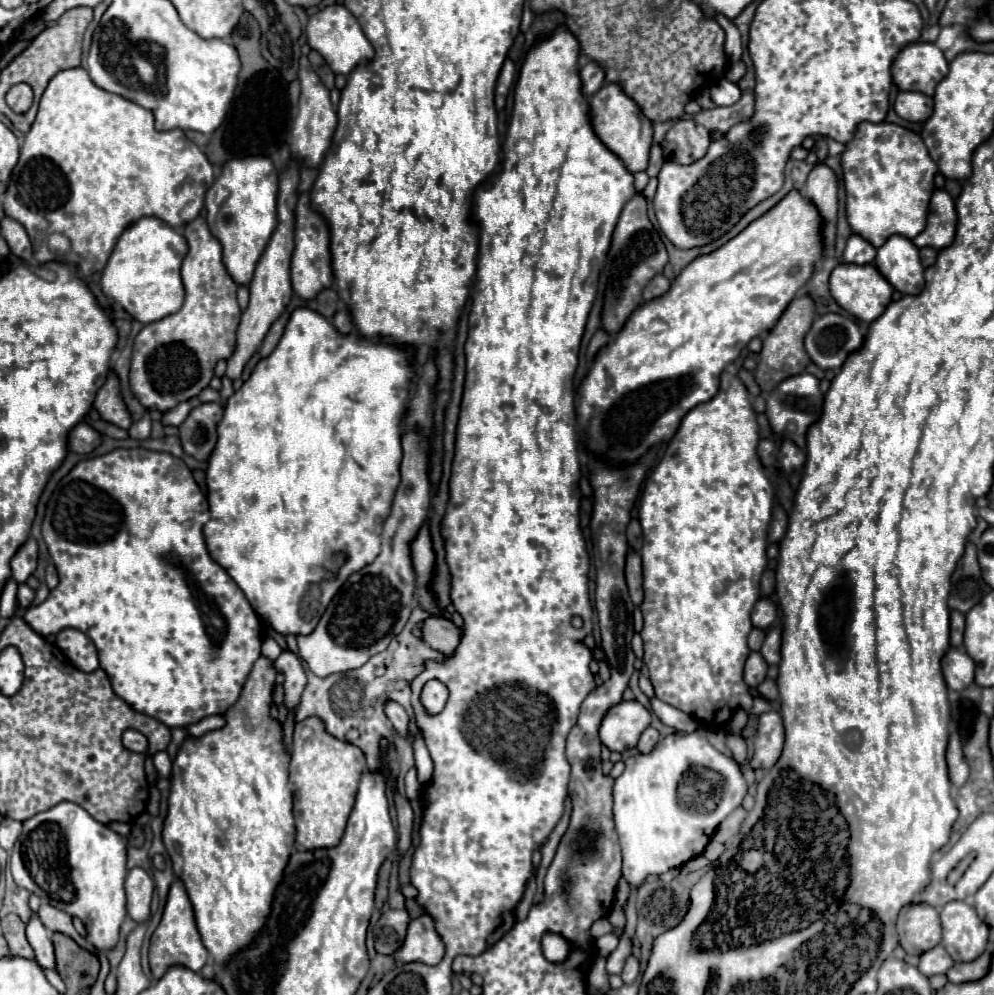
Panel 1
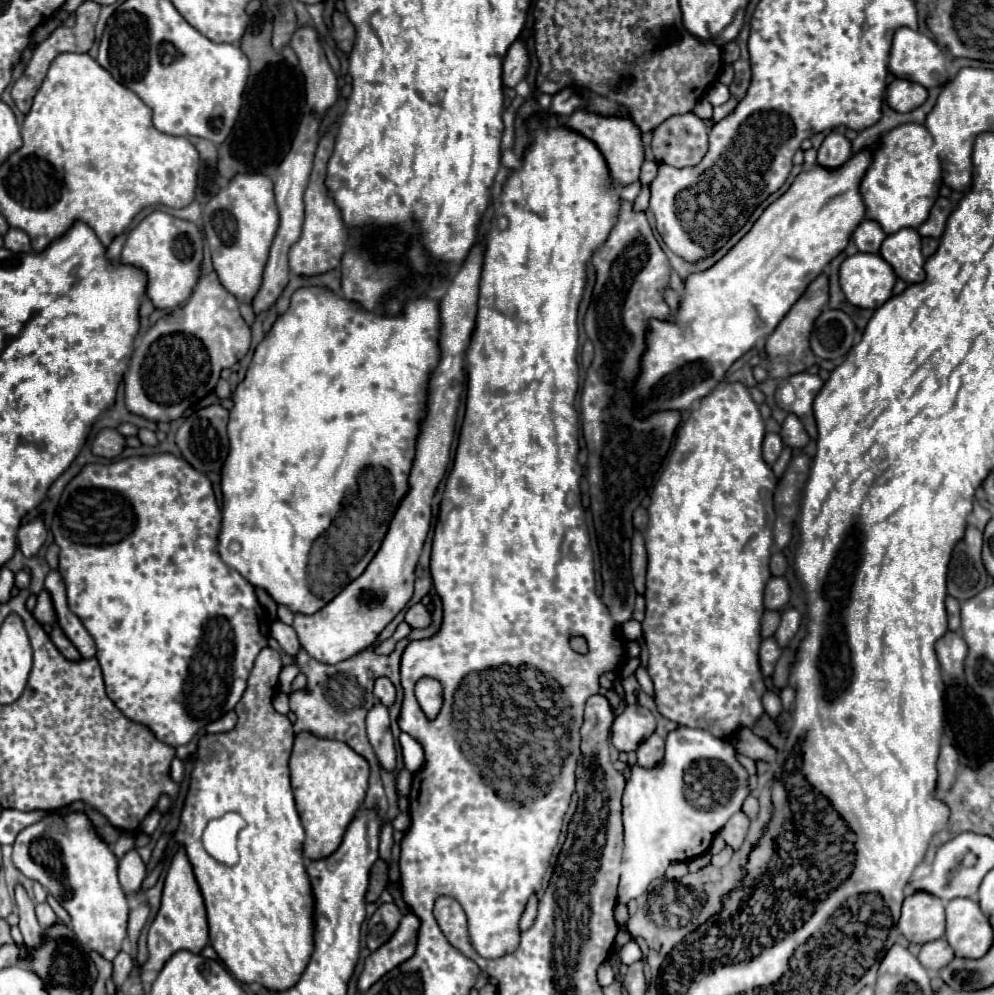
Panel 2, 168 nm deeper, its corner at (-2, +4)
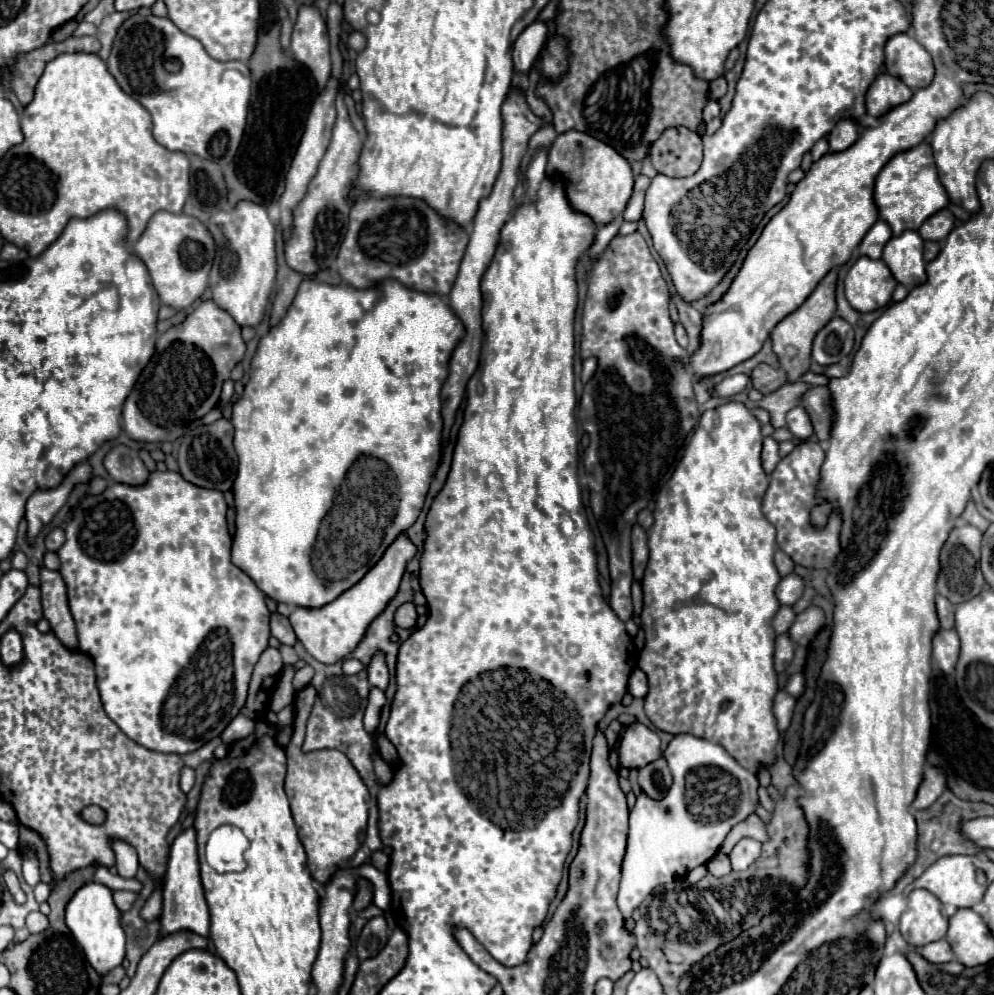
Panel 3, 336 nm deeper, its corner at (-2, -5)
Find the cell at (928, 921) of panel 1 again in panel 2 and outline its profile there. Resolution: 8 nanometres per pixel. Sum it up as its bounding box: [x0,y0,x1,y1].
[899,891,945,943]

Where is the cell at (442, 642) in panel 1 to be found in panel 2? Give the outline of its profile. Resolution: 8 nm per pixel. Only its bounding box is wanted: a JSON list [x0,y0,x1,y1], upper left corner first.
[405,603,431,629]

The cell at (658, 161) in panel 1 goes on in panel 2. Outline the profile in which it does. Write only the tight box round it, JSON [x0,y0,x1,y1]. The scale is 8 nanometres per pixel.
[641,161,657,183]

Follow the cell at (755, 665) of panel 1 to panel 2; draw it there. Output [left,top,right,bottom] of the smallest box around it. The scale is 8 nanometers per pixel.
[759,637,781,677]

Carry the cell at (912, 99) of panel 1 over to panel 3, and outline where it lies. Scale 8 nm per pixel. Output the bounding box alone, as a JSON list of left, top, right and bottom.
[865,72,913,118]

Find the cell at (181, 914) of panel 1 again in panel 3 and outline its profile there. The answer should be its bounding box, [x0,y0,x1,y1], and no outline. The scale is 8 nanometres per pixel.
[161,828,209,936]

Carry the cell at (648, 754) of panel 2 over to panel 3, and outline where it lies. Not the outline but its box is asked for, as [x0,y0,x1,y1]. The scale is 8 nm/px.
[639,758,671,800]

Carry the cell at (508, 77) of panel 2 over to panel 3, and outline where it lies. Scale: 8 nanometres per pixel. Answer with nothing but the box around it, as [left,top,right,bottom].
[513,20,547,72]

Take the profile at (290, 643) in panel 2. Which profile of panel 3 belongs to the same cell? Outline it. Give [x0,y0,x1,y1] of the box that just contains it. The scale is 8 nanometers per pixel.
[271,612,297,644]

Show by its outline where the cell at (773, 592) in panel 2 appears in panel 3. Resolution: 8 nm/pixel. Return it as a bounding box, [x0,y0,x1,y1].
[777,572,805,604]

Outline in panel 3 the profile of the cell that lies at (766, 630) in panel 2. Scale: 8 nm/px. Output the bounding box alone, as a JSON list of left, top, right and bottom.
[773,606,795,634]

